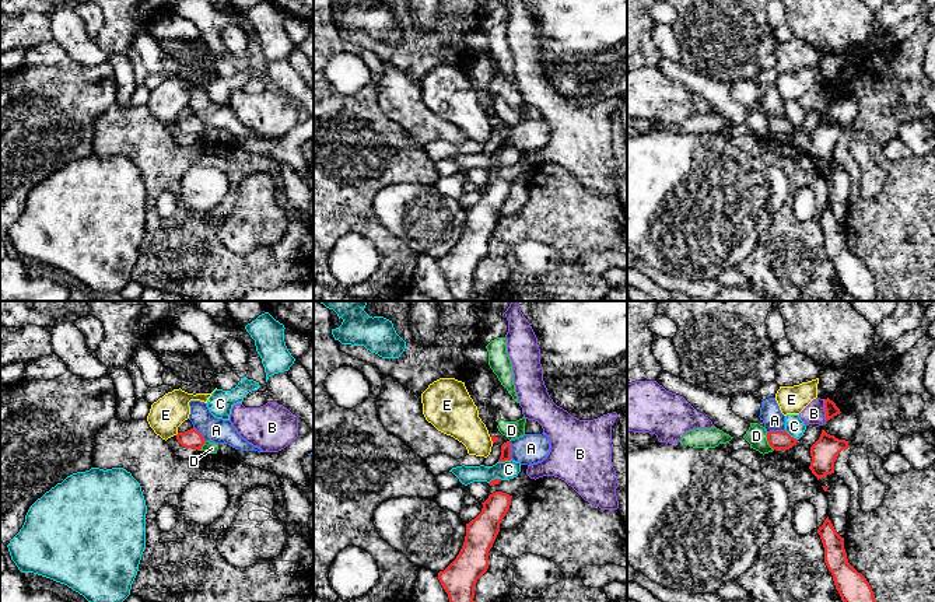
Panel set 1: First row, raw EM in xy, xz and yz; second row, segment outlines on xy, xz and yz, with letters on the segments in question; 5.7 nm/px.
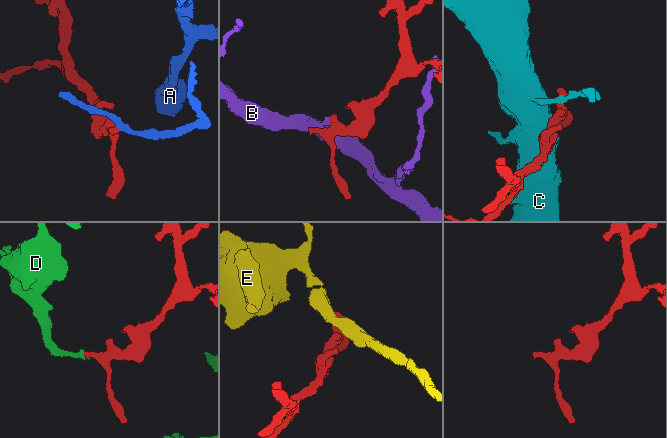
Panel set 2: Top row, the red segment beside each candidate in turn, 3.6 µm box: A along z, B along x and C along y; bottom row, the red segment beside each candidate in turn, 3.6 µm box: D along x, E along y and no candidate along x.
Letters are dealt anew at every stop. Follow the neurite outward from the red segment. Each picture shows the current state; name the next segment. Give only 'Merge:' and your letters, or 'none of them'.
Merge: none of them

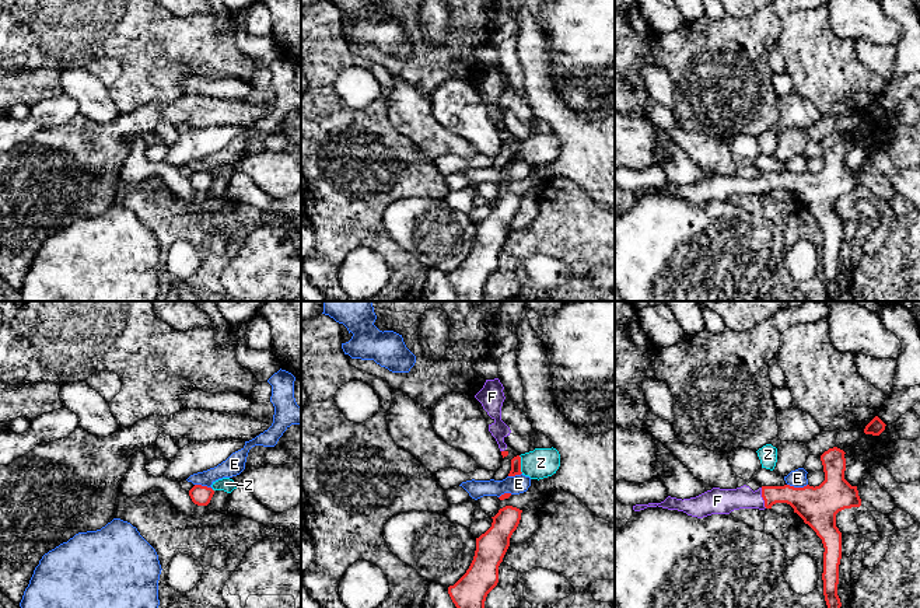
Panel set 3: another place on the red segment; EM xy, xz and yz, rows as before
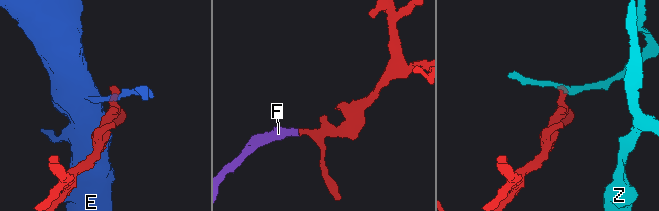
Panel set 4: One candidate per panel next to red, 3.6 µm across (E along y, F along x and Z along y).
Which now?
Merge: F

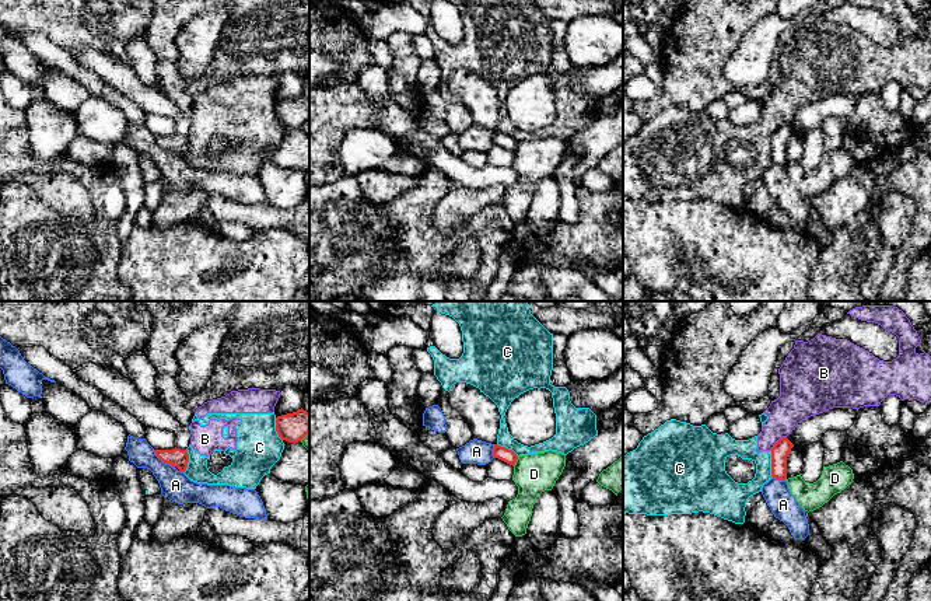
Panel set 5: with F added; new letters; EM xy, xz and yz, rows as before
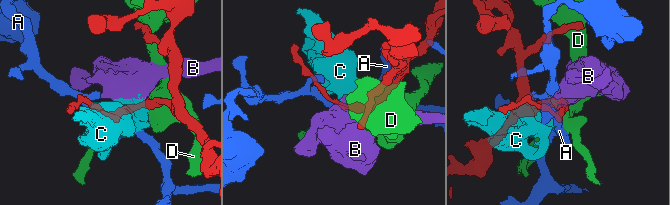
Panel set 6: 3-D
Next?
Merge: none of them

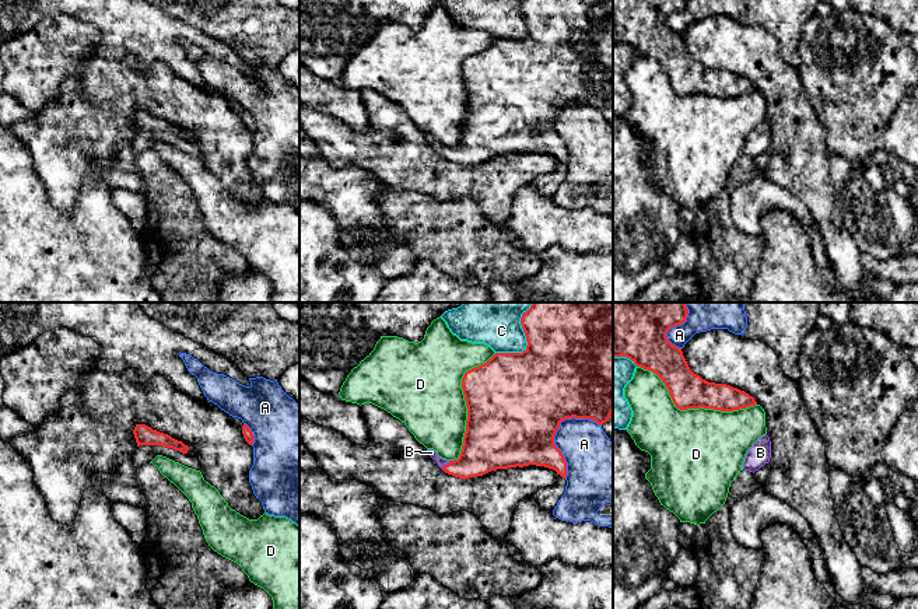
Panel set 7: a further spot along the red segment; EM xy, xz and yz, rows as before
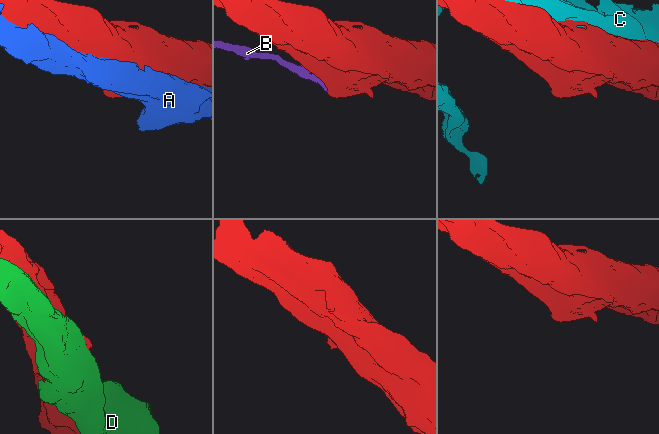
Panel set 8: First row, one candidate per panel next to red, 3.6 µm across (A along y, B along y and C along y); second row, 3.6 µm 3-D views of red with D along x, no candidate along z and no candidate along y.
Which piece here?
Merge: B

